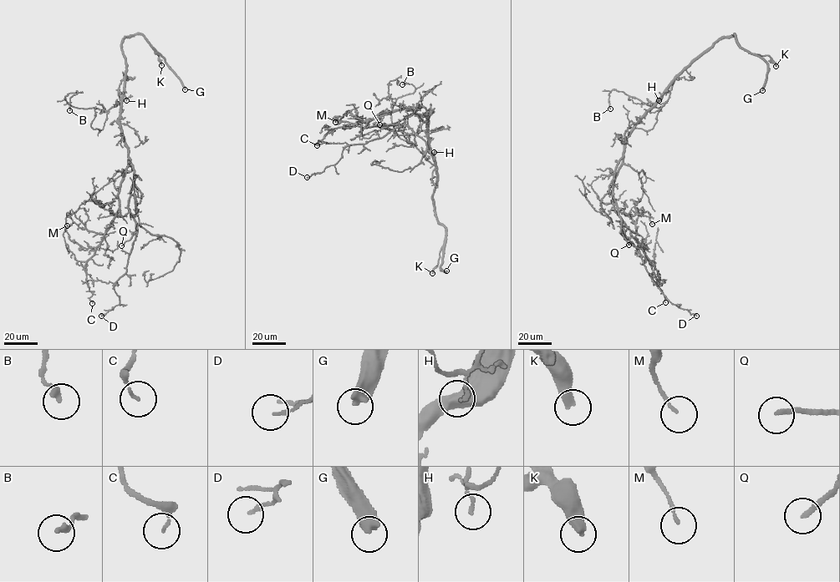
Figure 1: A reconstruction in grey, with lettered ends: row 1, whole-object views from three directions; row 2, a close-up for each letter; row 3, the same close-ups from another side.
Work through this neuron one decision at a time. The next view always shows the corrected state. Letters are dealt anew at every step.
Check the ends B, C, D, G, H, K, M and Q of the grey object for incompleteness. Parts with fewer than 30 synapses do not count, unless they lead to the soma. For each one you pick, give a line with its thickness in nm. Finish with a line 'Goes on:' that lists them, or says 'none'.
G: 480 nm thick
K: 480 nm thick
Goes on: G, K

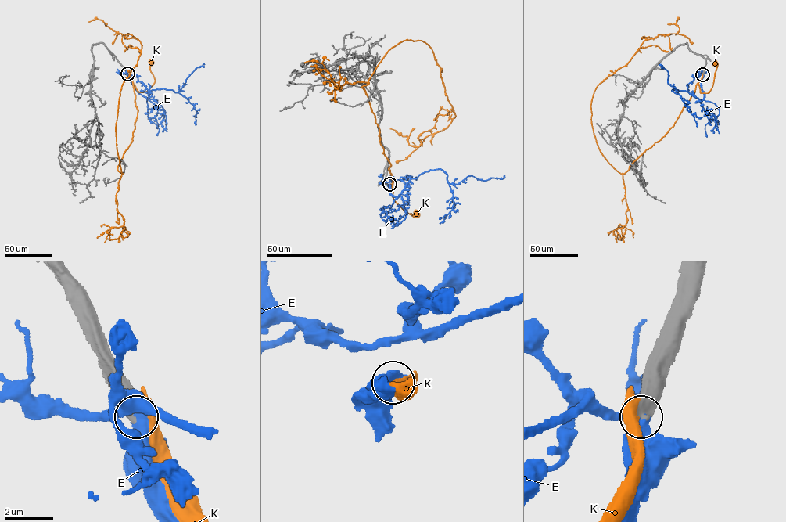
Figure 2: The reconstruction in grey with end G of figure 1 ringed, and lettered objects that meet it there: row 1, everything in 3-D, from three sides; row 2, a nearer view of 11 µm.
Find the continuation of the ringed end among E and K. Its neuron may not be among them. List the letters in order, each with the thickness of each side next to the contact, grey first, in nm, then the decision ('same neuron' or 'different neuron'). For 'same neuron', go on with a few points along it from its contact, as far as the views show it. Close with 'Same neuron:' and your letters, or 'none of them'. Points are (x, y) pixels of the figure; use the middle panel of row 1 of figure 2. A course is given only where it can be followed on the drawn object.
E: calibres 600 and 500 nm; same neuron; course (389, 184), (397, 197), (430, 170), (441, 169), (457, 184), (468, 176), (505, 174)
K: calibres 600 and 500 nm; different neuron
Same neuron: E

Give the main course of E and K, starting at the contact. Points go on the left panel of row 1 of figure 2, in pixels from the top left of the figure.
E: (127, 73), (138, 91), (148, 99), (148, 91), (163, 88), (178, 91), (189, 74), (203, 63)
K: (127, 73), (138, 91), (145, 91), (155, 81), (151, 62)

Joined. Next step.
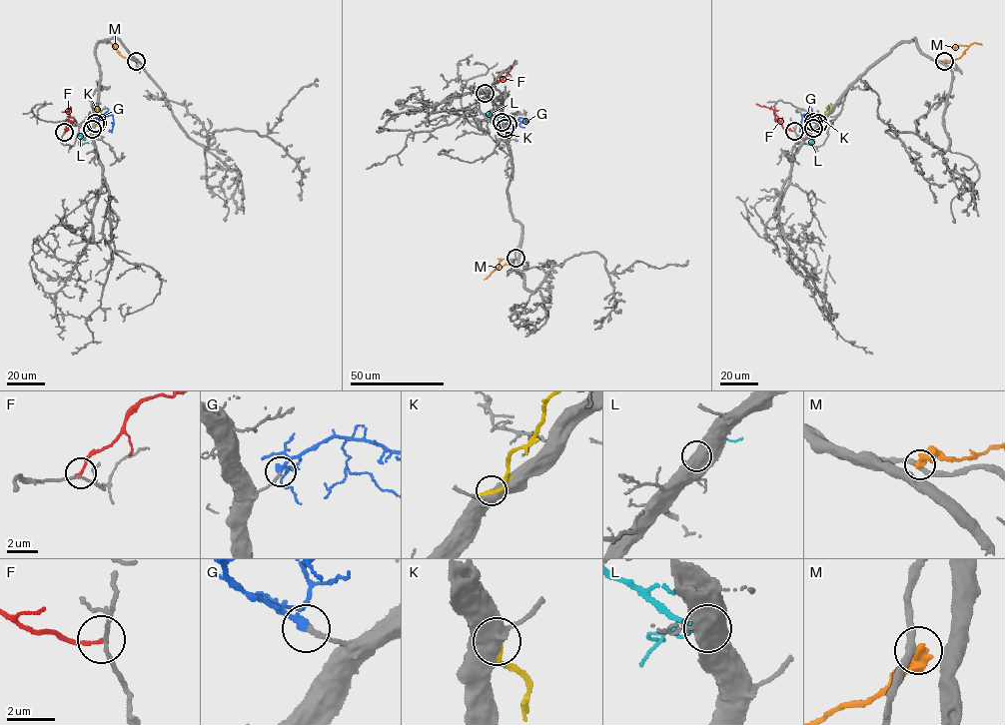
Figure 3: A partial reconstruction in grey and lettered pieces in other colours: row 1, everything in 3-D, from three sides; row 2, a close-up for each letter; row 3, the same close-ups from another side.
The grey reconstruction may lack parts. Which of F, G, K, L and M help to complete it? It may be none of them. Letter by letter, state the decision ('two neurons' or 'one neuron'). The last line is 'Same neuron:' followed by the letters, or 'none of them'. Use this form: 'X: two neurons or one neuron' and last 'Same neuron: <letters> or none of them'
F: two neurons
G: one neuron
K: two neurons
L: two neurons
M: two neurons
Same neuron: G

